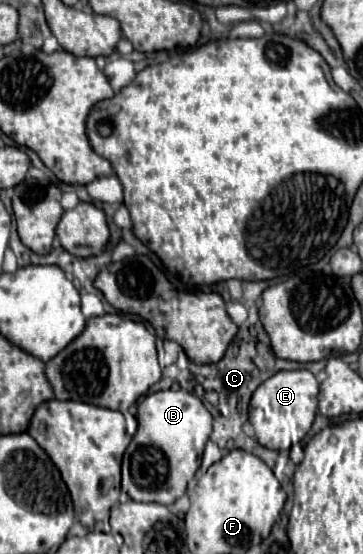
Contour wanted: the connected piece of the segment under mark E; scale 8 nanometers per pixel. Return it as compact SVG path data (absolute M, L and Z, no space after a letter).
M283 370L267 378L255 392L249 404L249 422L255 428L255 436L261 446L287 452L295 440L303 440L311 430L317 414L319 382L309 370Z

